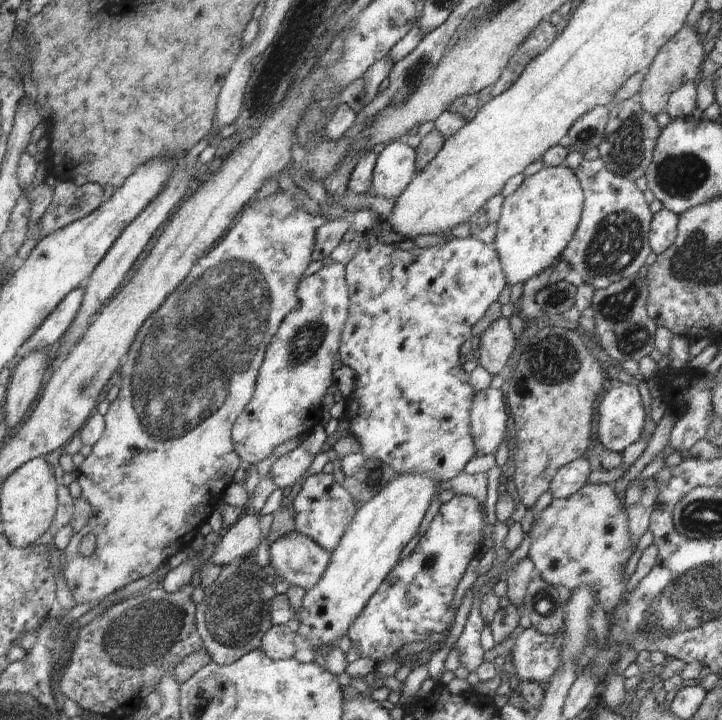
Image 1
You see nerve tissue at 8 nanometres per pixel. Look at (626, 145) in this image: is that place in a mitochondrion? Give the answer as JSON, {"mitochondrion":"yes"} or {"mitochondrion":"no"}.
{"mitochondrion":"yes"}

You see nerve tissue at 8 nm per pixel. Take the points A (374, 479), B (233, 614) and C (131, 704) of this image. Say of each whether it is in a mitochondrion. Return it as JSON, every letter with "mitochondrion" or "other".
{"A":"mitochondrion","B":"mitochondrion","C":"other"}

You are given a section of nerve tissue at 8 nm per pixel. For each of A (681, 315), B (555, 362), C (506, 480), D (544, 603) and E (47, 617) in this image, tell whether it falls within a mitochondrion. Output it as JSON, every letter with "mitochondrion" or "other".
{"A":"other","B":"mitochondrion","C":"other","D":"mitochondrion","E":"other"}

